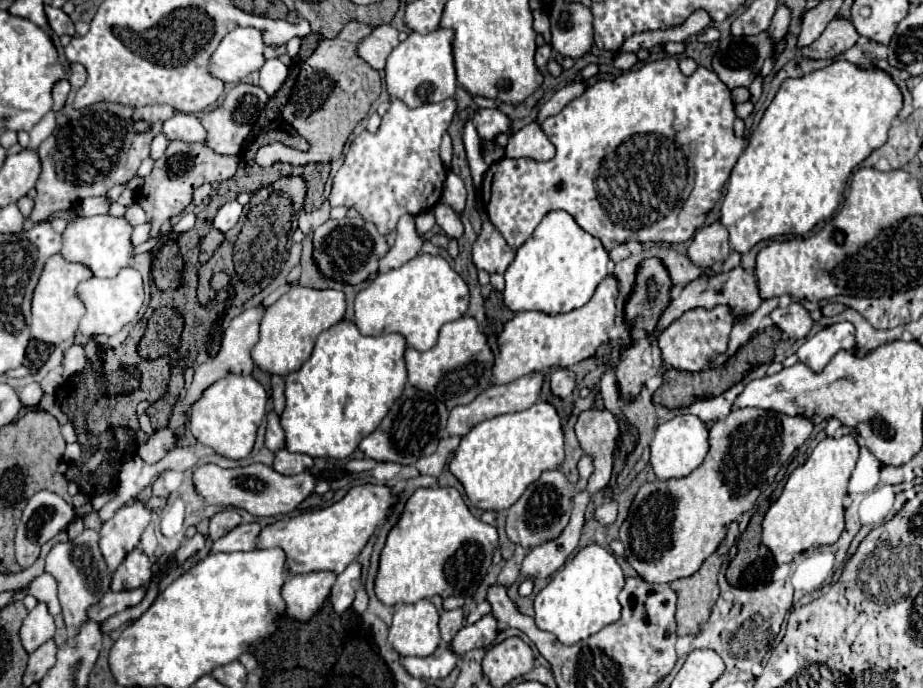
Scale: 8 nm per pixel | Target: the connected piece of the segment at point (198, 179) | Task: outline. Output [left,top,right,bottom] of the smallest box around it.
[135,141,239,237]

